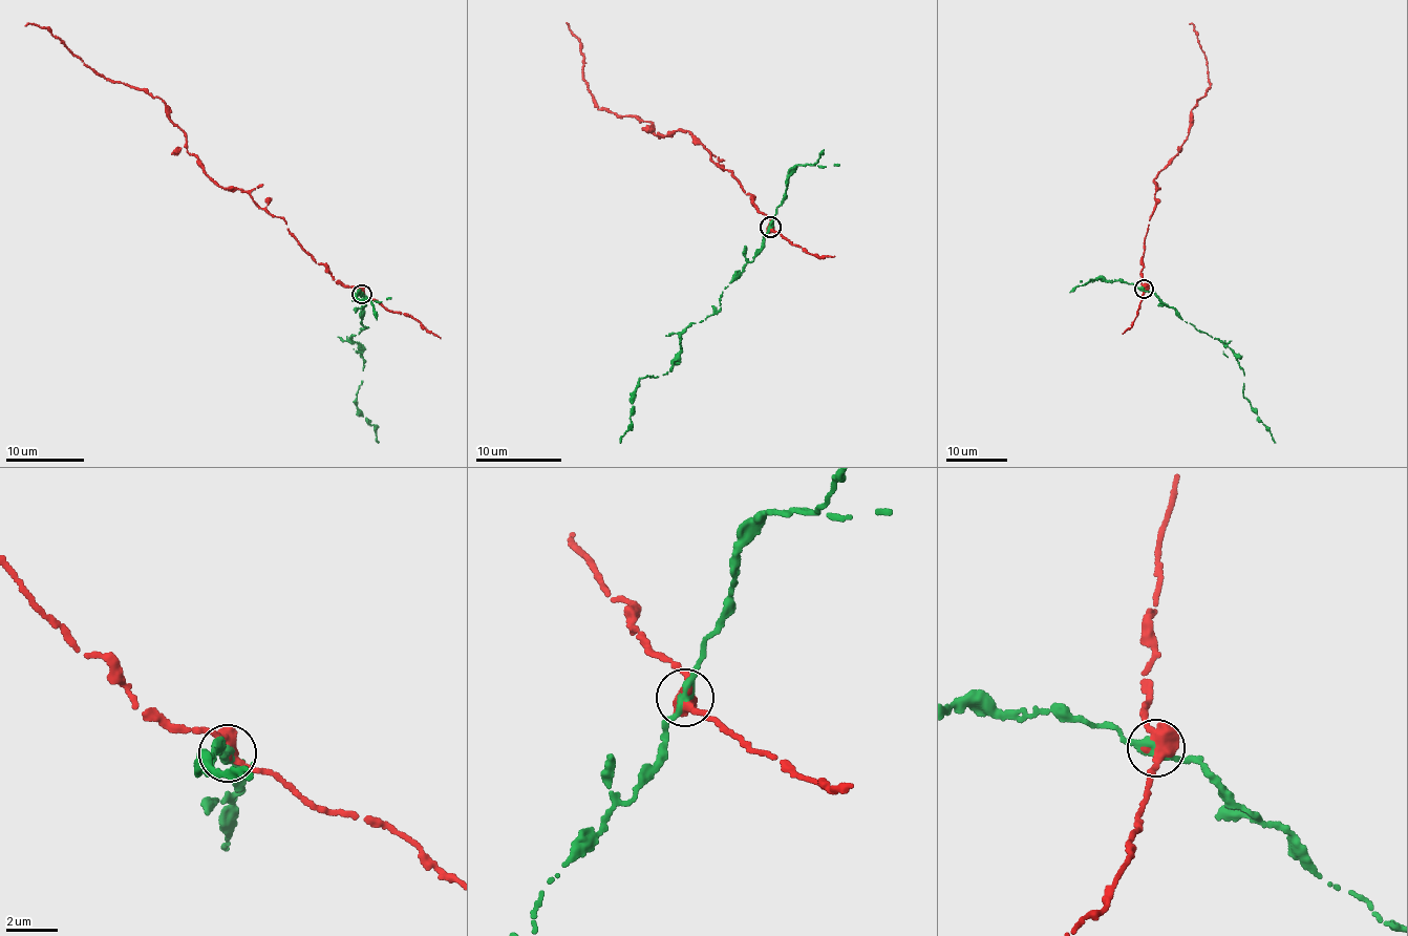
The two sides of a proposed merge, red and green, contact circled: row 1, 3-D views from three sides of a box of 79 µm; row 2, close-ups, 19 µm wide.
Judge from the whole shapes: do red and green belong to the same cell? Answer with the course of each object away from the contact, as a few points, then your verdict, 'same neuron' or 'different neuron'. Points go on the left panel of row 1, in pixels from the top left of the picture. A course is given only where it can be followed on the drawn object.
course red (361, 294), (333, 280), (281, 217), (204, 173), (158, 97), (104, 78), (49, 30), (25, 26); course green (361, 294), (365, 327), (350, 338), (363, 366), (363, 381), (354, 401), (375, 427), (379, 442); different neuron

